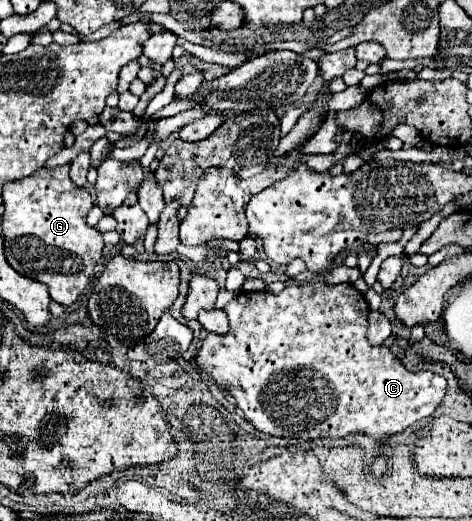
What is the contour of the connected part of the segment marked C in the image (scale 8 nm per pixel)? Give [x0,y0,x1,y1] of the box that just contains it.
[196,282,446,442]

